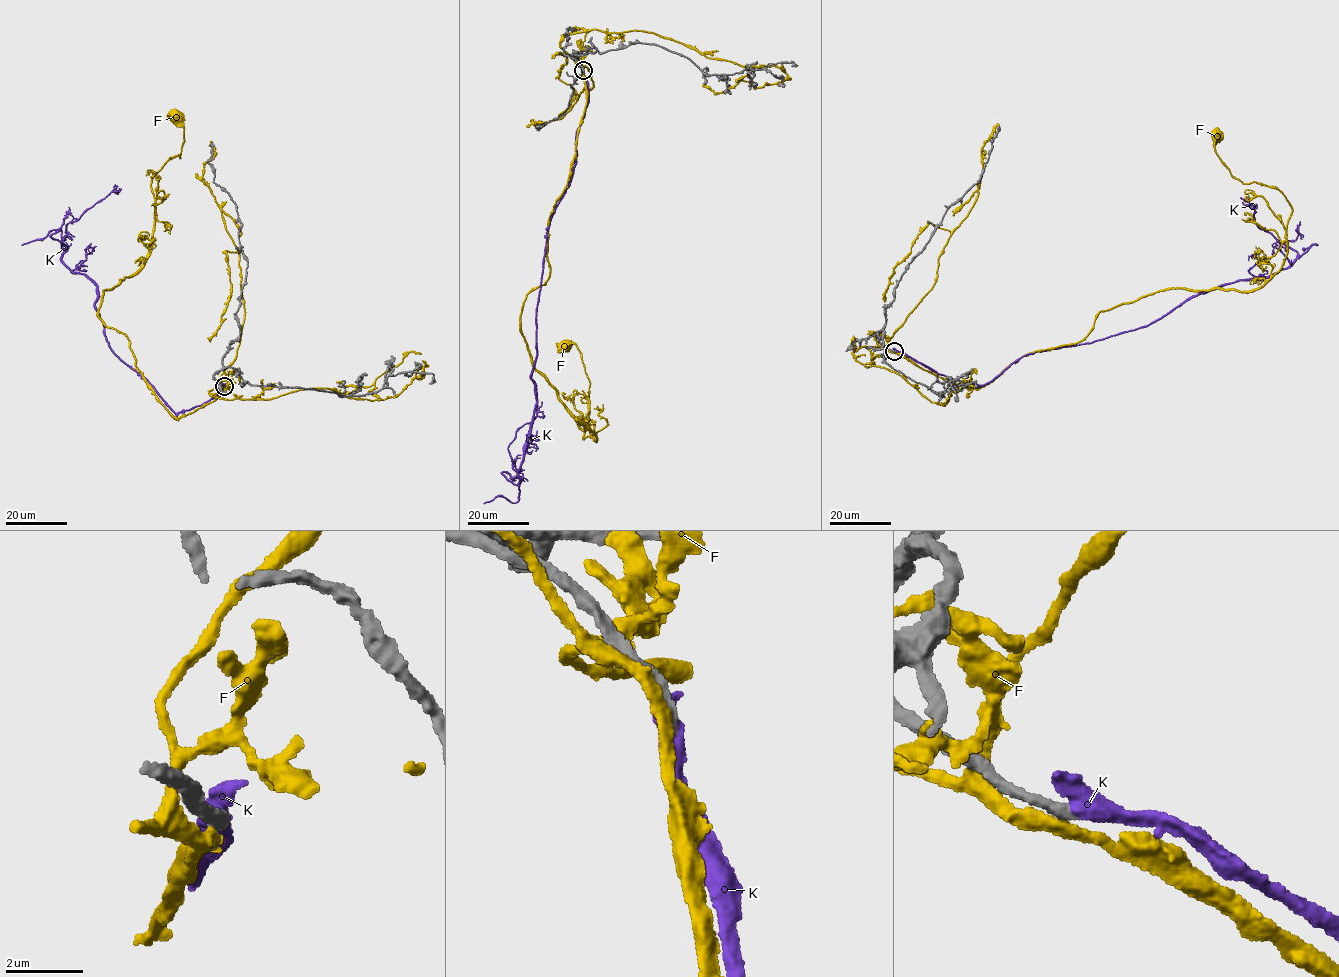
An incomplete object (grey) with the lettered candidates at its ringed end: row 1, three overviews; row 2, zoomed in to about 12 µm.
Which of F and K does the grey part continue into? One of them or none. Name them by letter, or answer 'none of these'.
K

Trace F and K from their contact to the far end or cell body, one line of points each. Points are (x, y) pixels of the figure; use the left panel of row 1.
F: (224, 387), (173, 416), (129, 340), (97, 316), (103, 291), (151, 248), (151, 178), (180, 158), (175, 115)
K: (224, 386), (174, 412), (112, 351), (95, 285), (61, 259), (66, 225), (121, 188)

